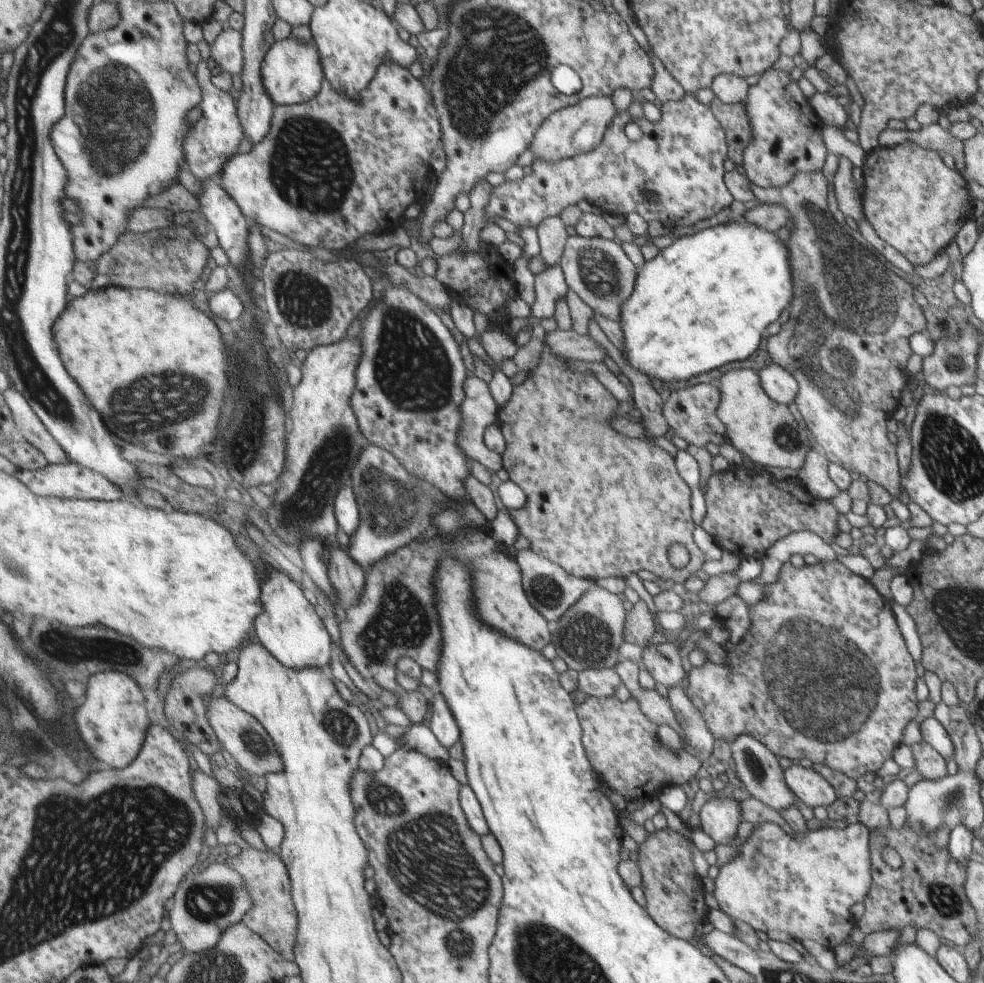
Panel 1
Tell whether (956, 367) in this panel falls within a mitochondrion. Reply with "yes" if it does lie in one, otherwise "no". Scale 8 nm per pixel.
yes

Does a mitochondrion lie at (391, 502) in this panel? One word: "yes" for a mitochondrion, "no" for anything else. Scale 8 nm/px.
yes

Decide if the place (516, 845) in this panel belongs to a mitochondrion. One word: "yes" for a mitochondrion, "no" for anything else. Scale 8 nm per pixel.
no

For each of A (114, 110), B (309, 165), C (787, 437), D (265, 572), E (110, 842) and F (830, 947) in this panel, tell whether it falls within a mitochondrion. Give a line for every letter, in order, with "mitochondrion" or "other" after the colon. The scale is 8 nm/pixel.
A: mitochondrion
B: mitochondrion
C: mitochondrion
D: other
E: mitochondrion
F: other

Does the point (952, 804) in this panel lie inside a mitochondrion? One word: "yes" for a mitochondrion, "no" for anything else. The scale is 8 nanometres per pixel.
yes

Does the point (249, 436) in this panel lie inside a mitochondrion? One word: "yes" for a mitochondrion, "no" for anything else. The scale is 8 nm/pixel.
yes

